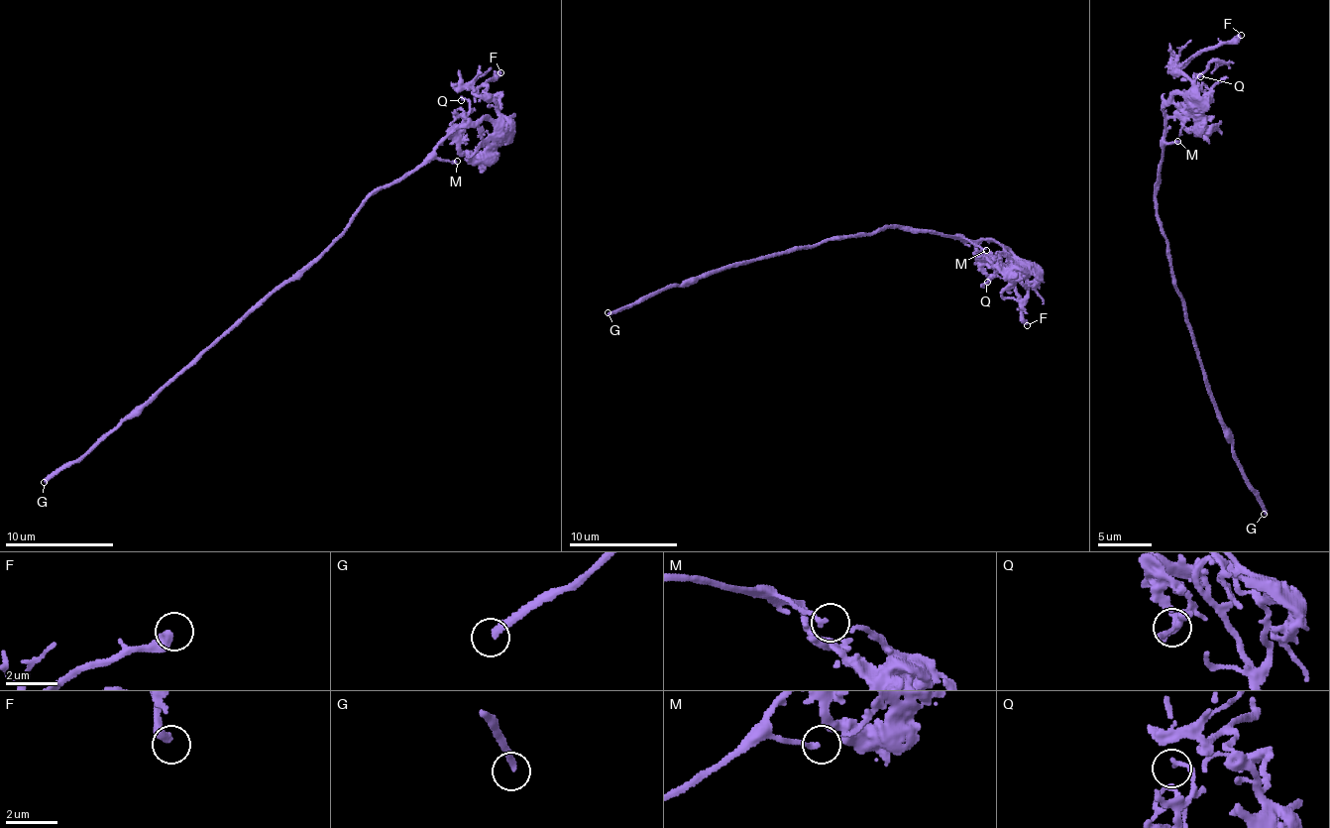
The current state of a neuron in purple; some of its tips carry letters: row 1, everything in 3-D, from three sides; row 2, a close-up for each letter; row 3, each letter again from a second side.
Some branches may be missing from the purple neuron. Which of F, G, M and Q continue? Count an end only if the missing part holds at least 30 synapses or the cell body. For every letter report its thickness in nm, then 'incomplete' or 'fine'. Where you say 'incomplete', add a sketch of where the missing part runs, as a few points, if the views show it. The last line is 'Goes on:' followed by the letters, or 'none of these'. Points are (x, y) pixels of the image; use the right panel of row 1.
F: 420 nm thick; incomplete
G: 240 nm thick; fine
M: 160 nm thick; fine
Q: 160 nm thick; fine
Goes on: F

